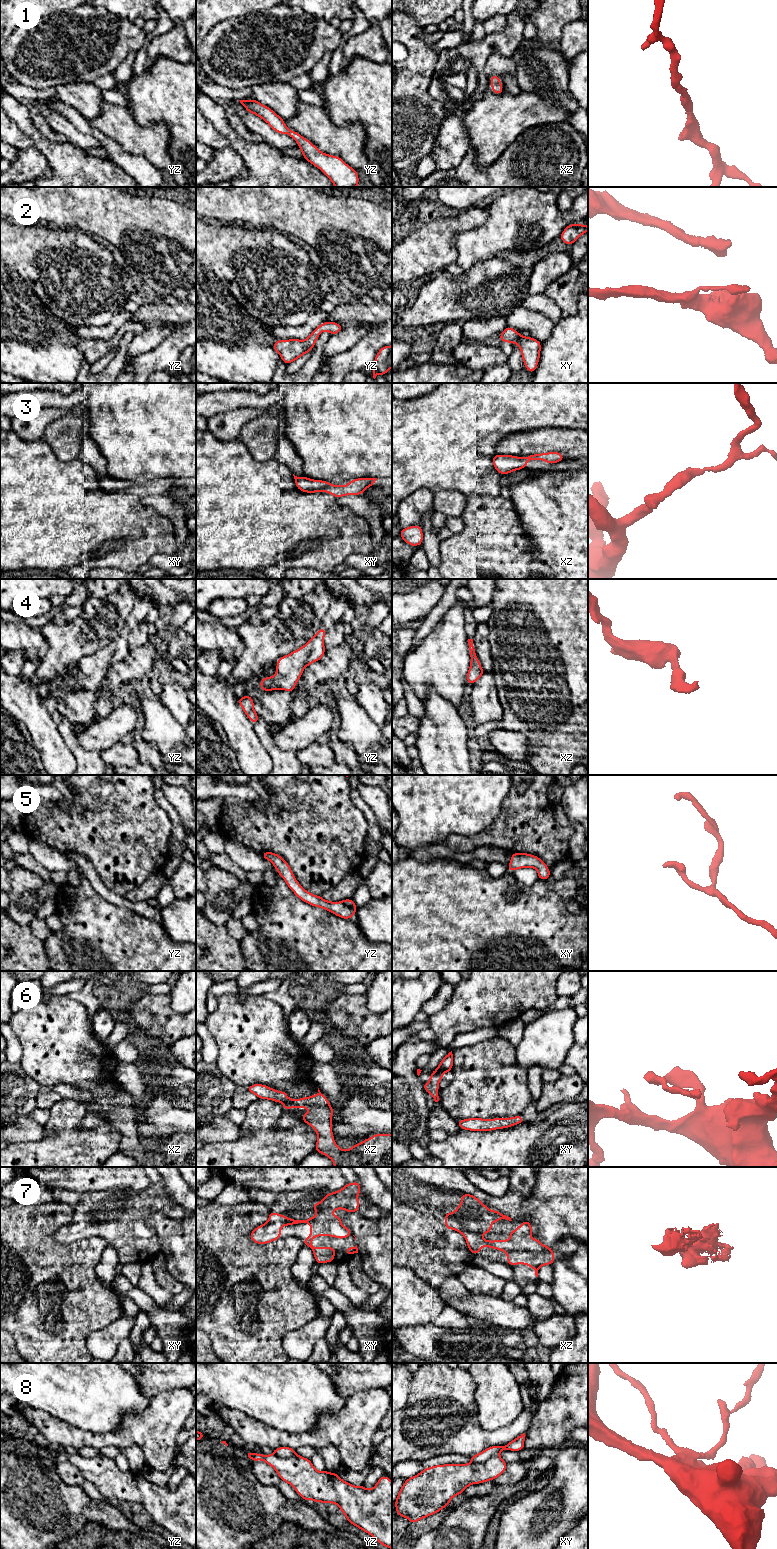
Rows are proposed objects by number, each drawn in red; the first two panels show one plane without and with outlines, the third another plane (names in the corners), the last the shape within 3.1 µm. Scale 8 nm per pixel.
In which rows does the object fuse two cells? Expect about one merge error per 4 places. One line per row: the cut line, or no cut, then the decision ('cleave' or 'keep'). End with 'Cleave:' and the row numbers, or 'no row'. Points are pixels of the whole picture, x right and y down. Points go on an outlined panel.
1: no cut; keep
2: no cut; keep
3: no cut; keep
4: no cut; keep
5: no cut; keep
6: no cut; keep
7: no cut; keep
8: cut in xy along (497, 1454), (480, 1462), (472, 1462); cleave
Cleave: 8

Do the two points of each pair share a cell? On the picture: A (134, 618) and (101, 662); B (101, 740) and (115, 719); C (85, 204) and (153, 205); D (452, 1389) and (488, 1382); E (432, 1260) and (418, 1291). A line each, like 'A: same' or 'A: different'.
A: same
B: same
C: same
D: different
E: different

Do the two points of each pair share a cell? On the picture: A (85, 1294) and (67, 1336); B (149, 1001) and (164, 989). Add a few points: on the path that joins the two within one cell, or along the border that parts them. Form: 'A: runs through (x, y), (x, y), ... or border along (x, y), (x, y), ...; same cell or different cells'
A: runs through (75, 1304), (68, 1311), (67, 1326); same cell
B: border along (169, 993), (142, 995); different cells

